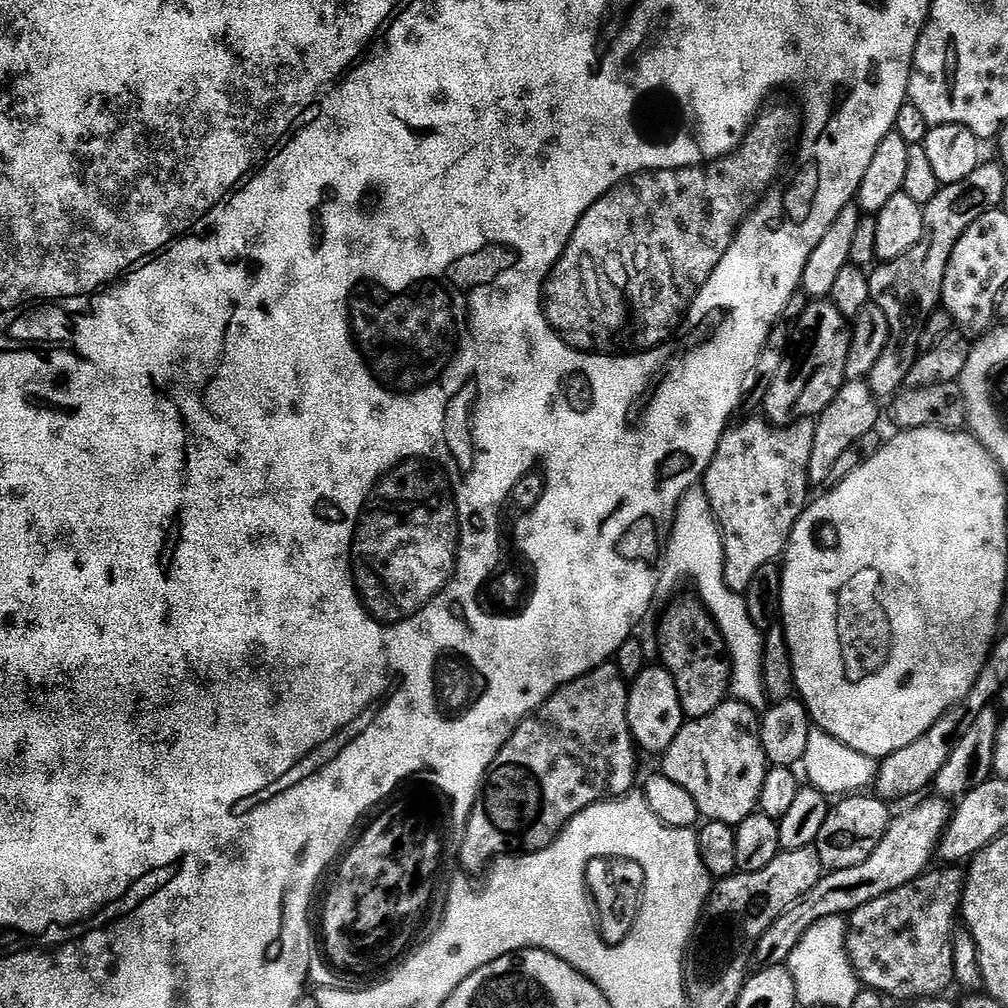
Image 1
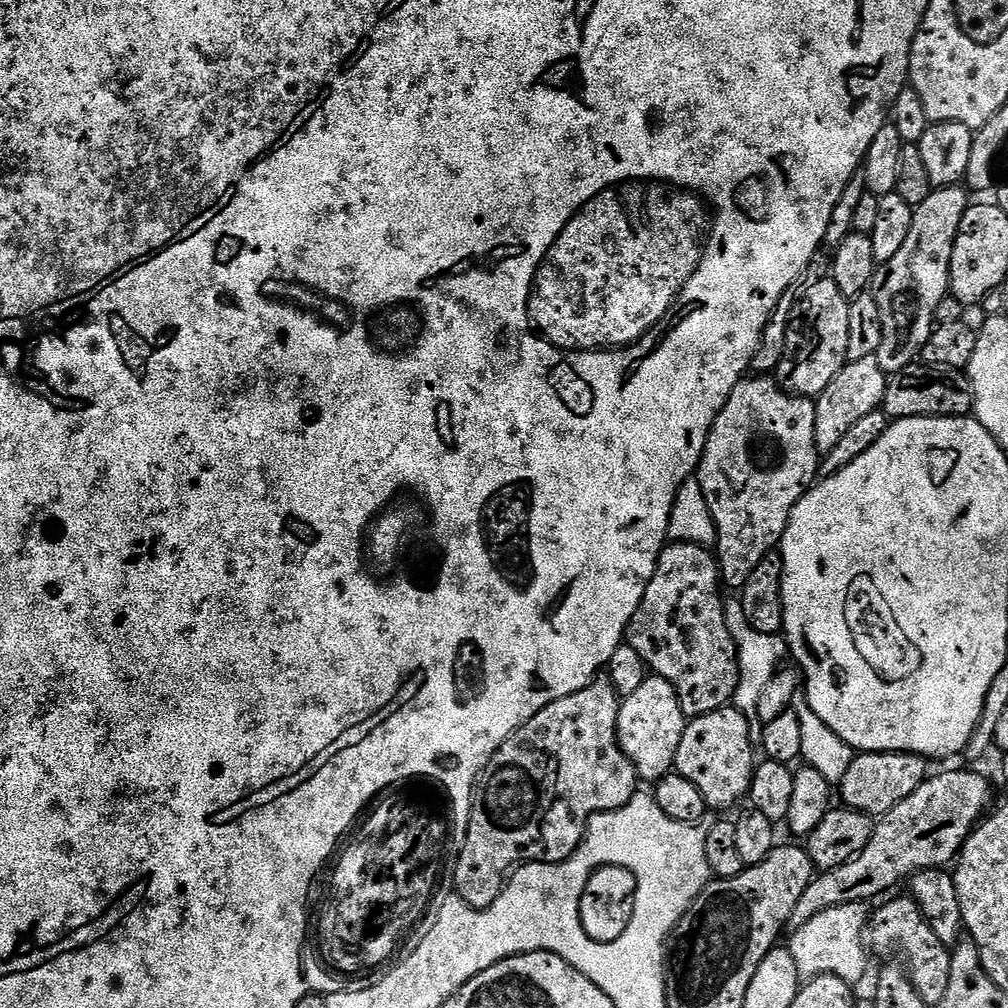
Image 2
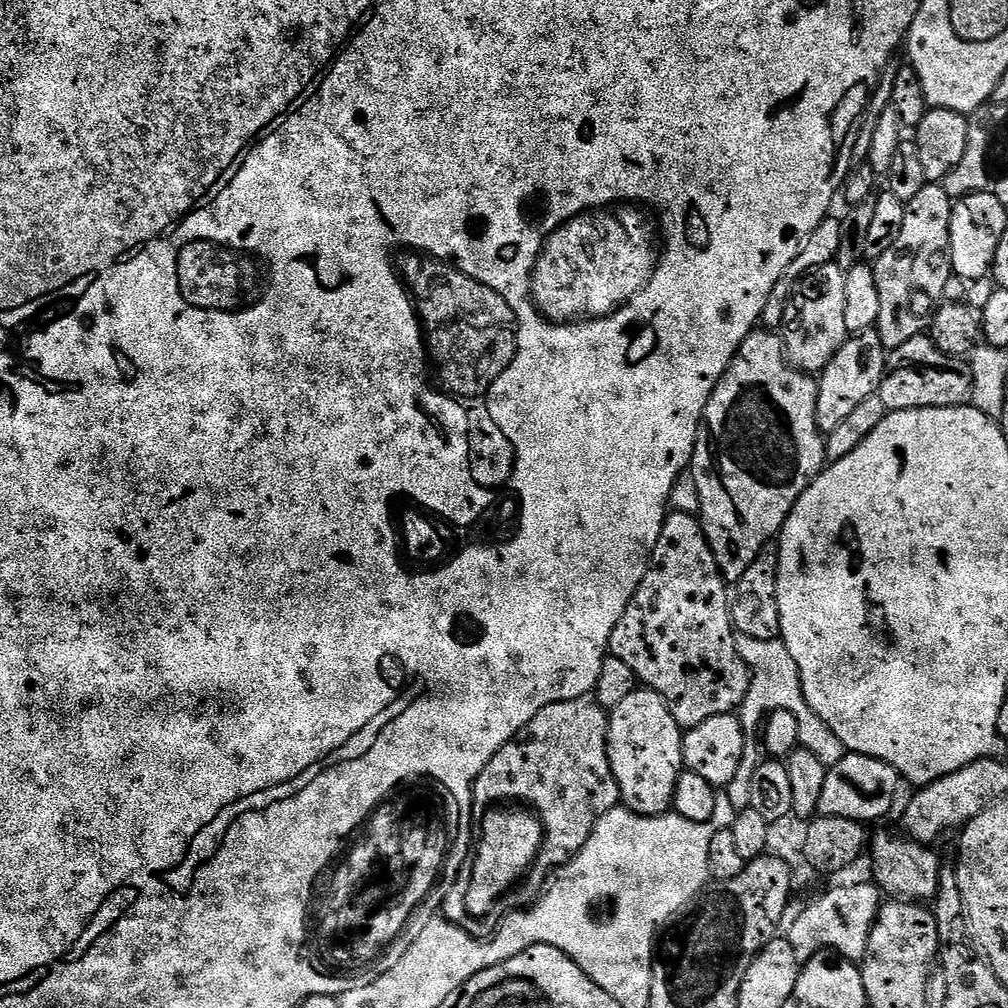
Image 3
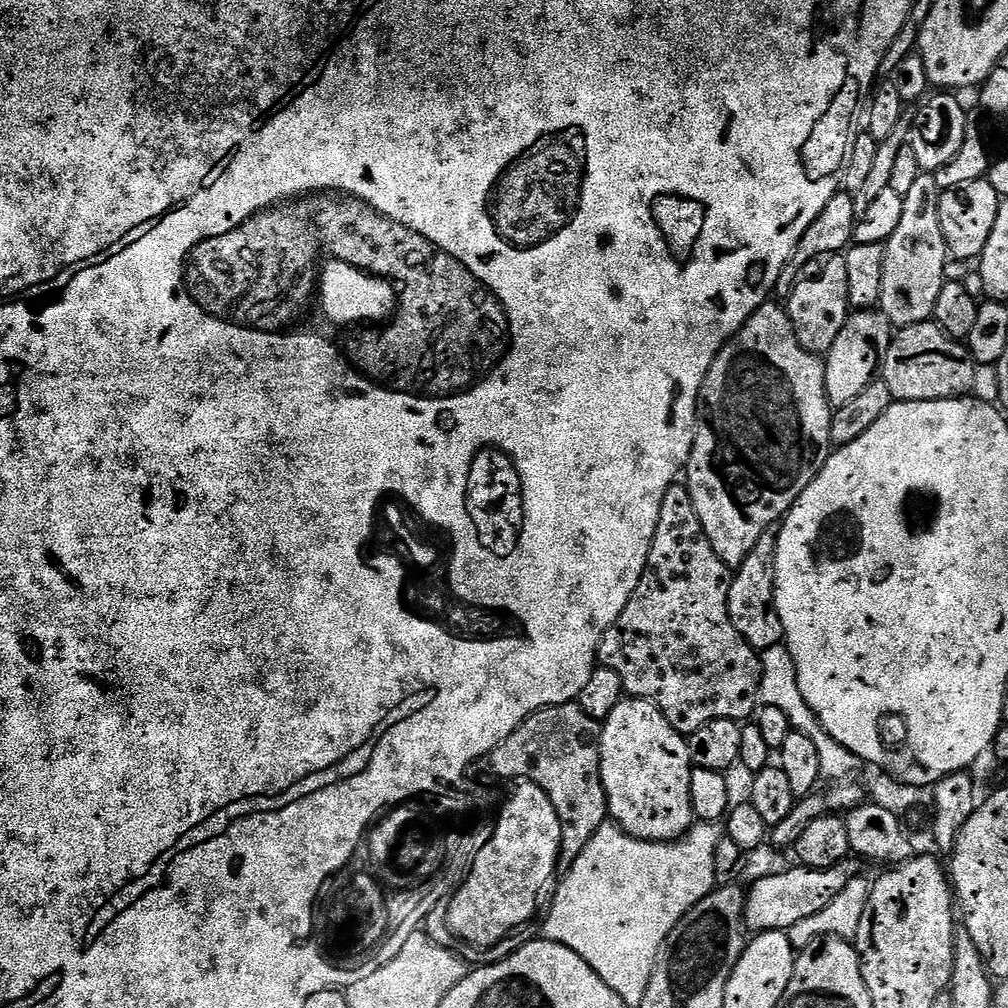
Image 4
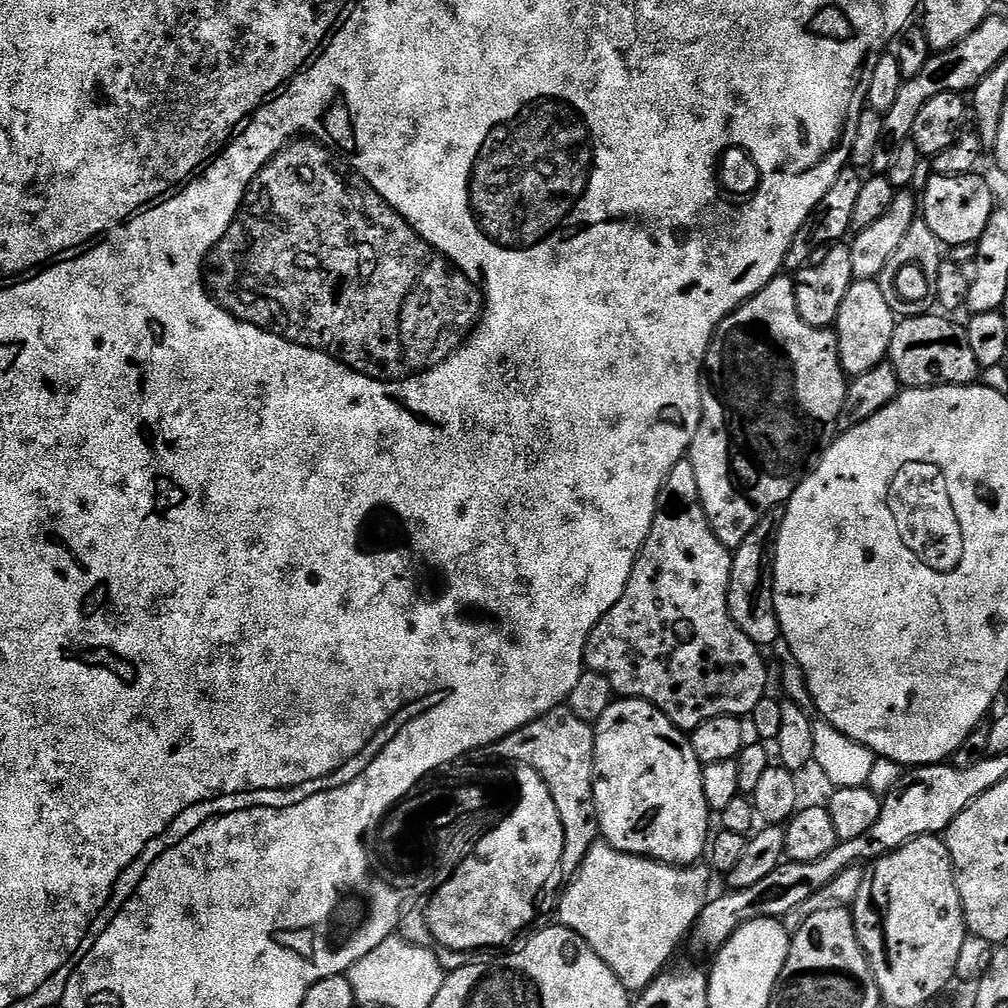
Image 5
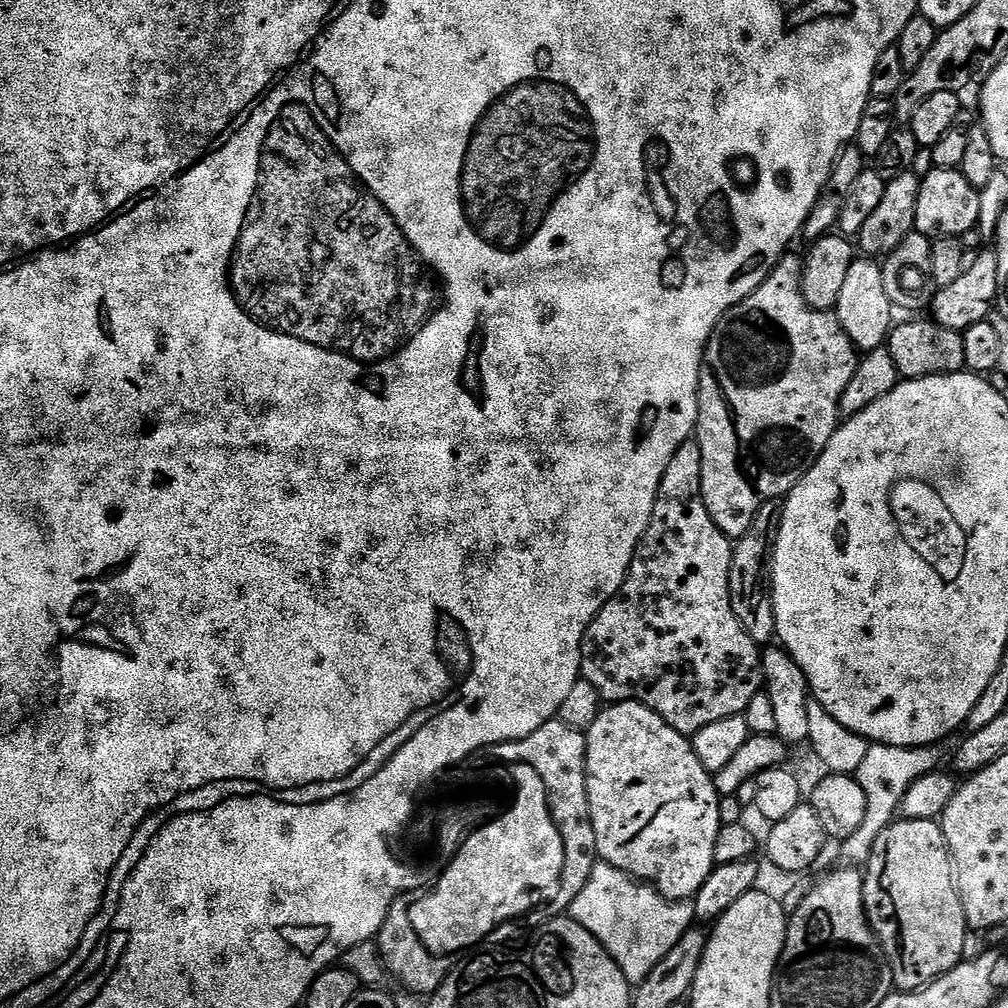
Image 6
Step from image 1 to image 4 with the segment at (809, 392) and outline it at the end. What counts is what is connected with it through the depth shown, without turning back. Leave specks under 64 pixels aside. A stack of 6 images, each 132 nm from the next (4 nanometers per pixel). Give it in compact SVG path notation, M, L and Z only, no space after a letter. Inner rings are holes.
M843 255L827 257L820 266L813 276L805 274L800 277L794 290L786 297L786 311L794 326L794 334L798 342L802 342L804 349L807 352L827 354L850 315L850 281L846 278Z

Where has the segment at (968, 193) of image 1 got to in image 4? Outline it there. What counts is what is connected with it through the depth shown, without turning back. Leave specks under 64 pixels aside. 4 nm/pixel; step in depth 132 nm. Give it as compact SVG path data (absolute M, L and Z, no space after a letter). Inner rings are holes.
M920 175L910 194L904 196L898 230L894 230L884 245L882 294L878 308L897 329L931 321L938 294L942 294L942 286L946 283L944 271L950 265L950 257L946 238L942 238L942 218L938 214L941 191L935 175Z

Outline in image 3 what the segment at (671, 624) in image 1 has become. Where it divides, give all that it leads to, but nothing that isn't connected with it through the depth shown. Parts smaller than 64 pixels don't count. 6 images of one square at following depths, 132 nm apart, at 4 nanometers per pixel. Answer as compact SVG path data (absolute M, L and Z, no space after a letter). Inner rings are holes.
M669 511L664 517L662 534L658 534L658 542L652 551L652 563L626 606L618 626L614 626L608 650L611 655L622 658L630 670L634 670L637 681L647 691L657 692L665 700L681 729L696 728L715 716L735 713L744 703L752 685L752 673L736 649L730 588L710 550L704 528L693 513Z

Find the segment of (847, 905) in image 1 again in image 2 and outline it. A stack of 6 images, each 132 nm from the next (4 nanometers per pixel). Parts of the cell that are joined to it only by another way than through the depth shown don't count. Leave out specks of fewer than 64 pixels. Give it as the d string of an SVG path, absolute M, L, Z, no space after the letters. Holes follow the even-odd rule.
M980 772L929 775L910 798L898 802L894 810L875 821L870 842L854 859L813 875L810 886L806 886L802 898L798 898L798 906L794 906L794 914L790 914L789 925L793 929L806 926L814 914L834 906L872 902L875 896L883 897L888 894L883 892L890 891L904 879L905 883L917 872L951 865L959 857L973 828L981 823L984 807L991 796L992 788Z

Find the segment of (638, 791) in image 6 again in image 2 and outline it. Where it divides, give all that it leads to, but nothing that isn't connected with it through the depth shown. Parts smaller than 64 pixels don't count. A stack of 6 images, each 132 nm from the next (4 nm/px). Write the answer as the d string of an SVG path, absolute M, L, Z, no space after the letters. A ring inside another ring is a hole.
M655 674L649 675L634 694L621 699L616 731L618 742L641 781L661 780L675 769L678 742L682 742L685 723L686 717L674 686Z

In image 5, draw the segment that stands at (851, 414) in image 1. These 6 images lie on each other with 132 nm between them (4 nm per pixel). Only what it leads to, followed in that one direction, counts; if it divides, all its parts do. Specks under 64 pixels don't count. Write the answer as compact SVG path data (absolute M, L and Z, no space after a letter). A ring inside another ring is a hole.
M853 280L846 298L842 300L842 310L834 325L845 377L861 376L888 360L897 323L898 317L890 310L890 302L886 302L886 294L882 294L877 281Z

